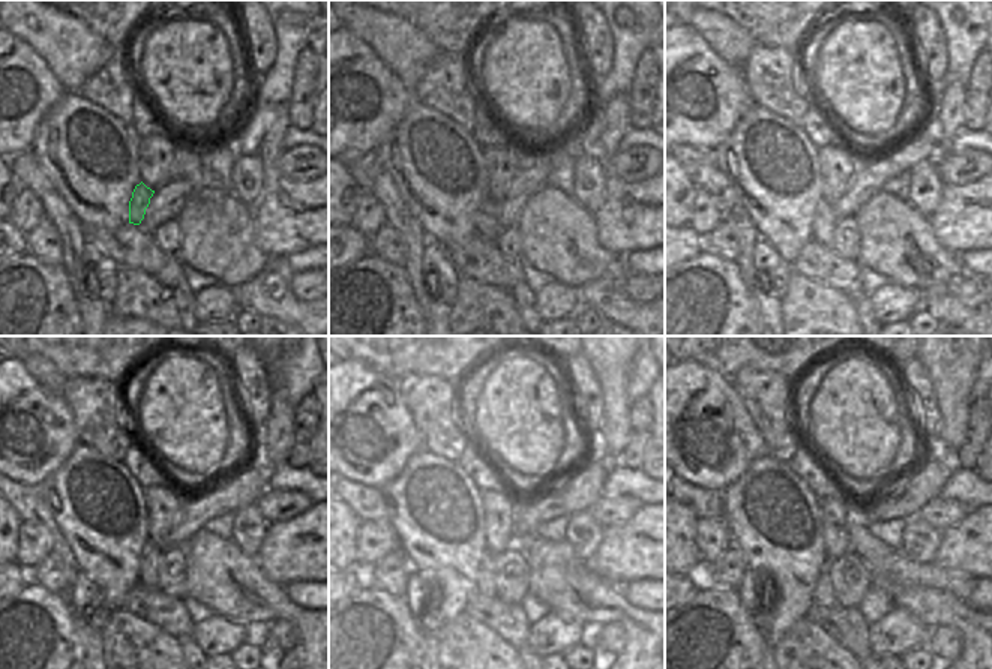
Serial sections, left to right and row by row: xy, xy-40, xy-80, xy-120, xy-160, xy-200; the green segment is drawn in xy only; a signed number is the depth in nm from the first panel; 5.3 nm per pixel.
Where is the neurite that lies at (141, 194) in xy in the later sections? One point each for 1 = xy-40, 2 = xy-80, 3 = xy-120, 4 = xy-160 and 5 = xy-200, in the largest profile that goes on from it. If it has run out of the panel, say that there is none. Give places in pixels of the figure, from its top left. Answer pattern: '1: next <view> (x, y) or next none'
1: next xy-40 (485, 224)
2: next xy-80 (823, 227)
3: next xy-120 (149, 572)
4: next xy-160 (486, 572)
5: next xy-200 (823, 596)

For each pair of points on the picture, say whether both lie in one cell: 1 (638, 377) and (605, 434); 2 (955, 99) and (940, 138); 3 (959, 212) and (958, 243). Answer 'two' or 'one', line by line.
1: two
2: one
3: one

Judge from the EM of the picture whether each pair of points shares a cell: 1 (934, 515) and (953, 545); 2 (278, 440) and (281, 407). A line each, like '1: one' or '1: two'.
1: two
2: one

